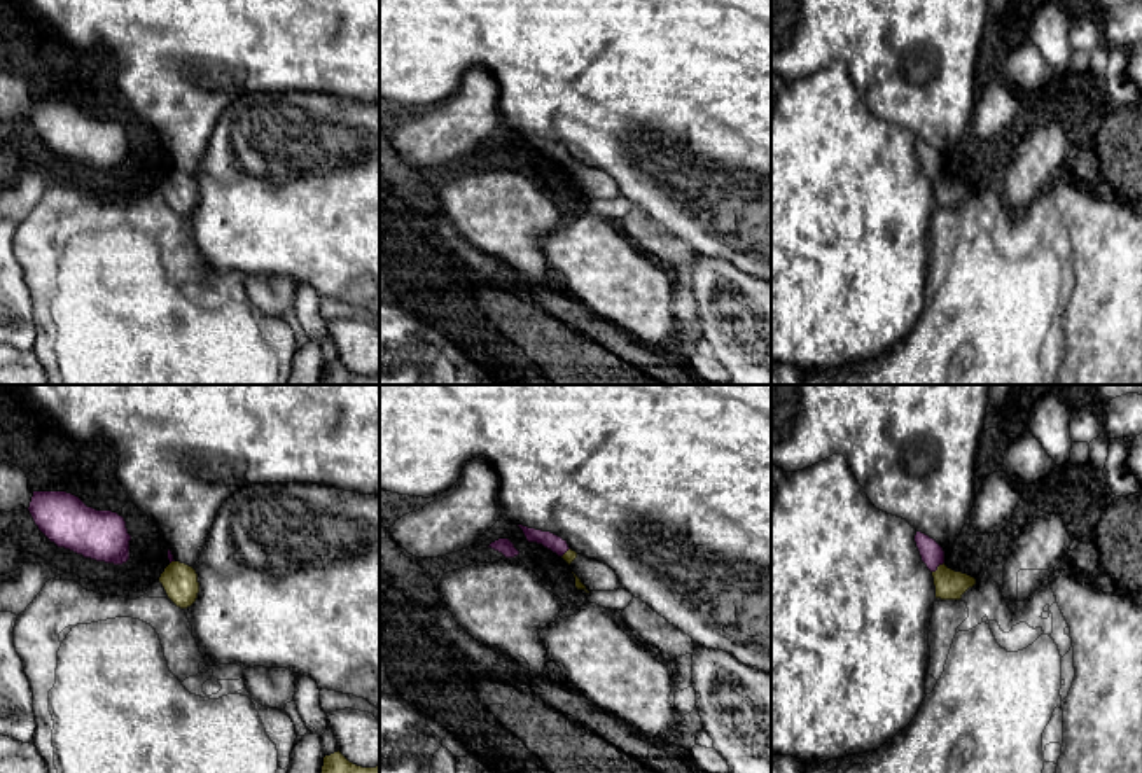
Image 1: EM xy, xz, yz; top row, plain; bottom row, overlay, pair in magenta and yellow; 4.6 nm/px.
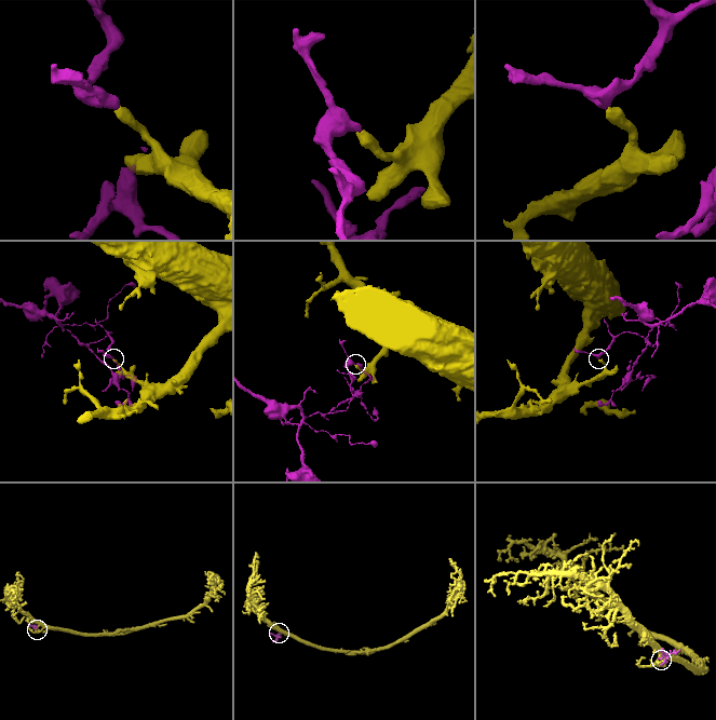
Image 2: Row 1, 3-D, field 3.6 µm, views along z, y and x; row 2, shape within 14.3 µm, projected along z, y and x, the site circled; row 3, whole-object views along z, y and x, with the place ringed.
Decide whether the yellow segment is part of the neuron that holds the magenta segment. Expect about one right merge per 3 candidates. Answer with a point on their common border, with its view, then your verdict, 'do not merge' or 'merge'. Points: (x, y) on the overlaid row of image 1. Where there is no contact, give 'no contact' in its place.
yz (938, 565) | do not merge

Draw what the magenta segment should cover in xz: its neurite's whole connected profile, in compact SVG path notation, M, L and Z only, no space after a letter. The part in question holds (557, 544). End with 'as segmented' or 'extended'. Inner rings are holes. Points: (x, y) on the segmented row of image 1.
M518 525L518 526L523 530L528 542L542 544L544 547L551 549L558 556L563 556L570 549L567 540L563 540L561 537L551 532L542 532L523 525Z | as segmented

